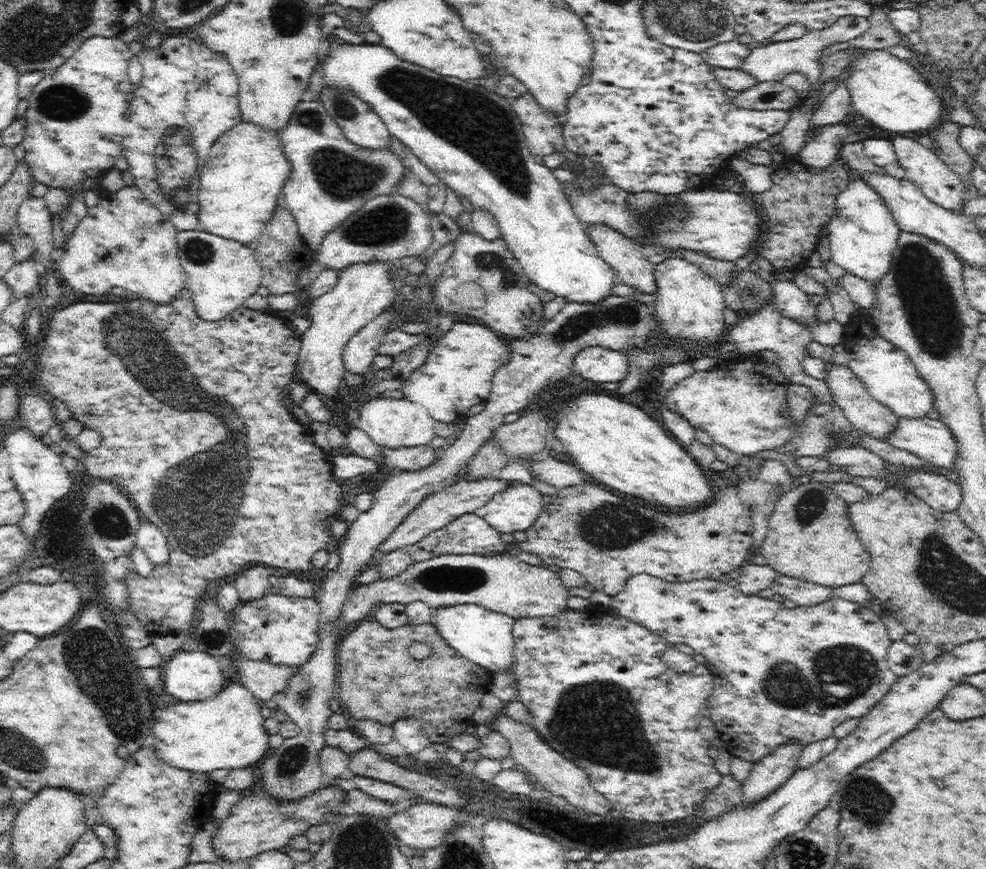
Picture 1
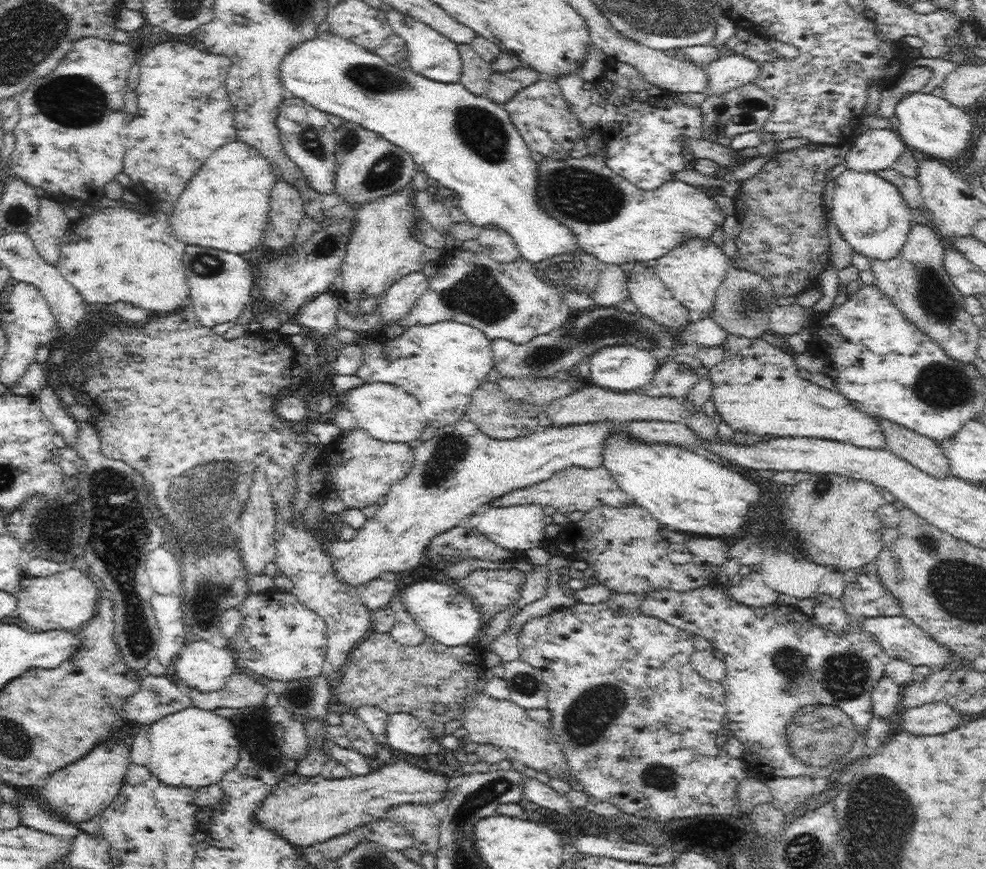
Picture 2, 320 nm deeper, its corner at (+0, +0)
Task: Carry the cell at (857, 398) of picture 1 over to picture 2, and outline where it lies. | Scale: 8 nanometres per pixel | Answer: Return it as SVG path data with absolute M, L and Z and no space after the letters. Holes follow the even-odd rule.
M874 416L874 419L886 438L888 450L930 476L946 478L951 475L947 454L938 442L885 418Z

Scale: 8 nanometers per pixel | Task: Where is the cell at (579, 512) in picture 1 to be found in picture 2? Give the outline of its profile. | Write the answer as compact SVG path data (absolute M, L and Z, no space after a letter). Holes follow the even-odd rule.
M636 504L623 508L592 508L582 520L571 522L552 540L566 563L584 560L594 569L593 582L608 587L612 593L637 595L662 588L688 592L713 585L714 580L716 584L716 572L728 560L731 542L718 536L697 536L674 531Z

